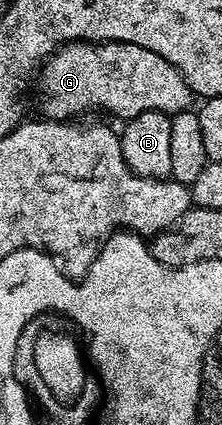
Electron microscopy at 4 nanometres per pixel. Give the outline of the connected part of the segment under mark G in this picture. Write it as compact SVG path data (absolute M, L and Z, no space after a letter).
M75 40L61 45L43 63L36 84L42 87L42 96L46 99L42 104L46 111L43 113L51 120L69 121L76 112L103 108L125 122L145 112L189 112L196 104L184 74L168 58L160 58L160 54L144 50L144 46L111 40Z

